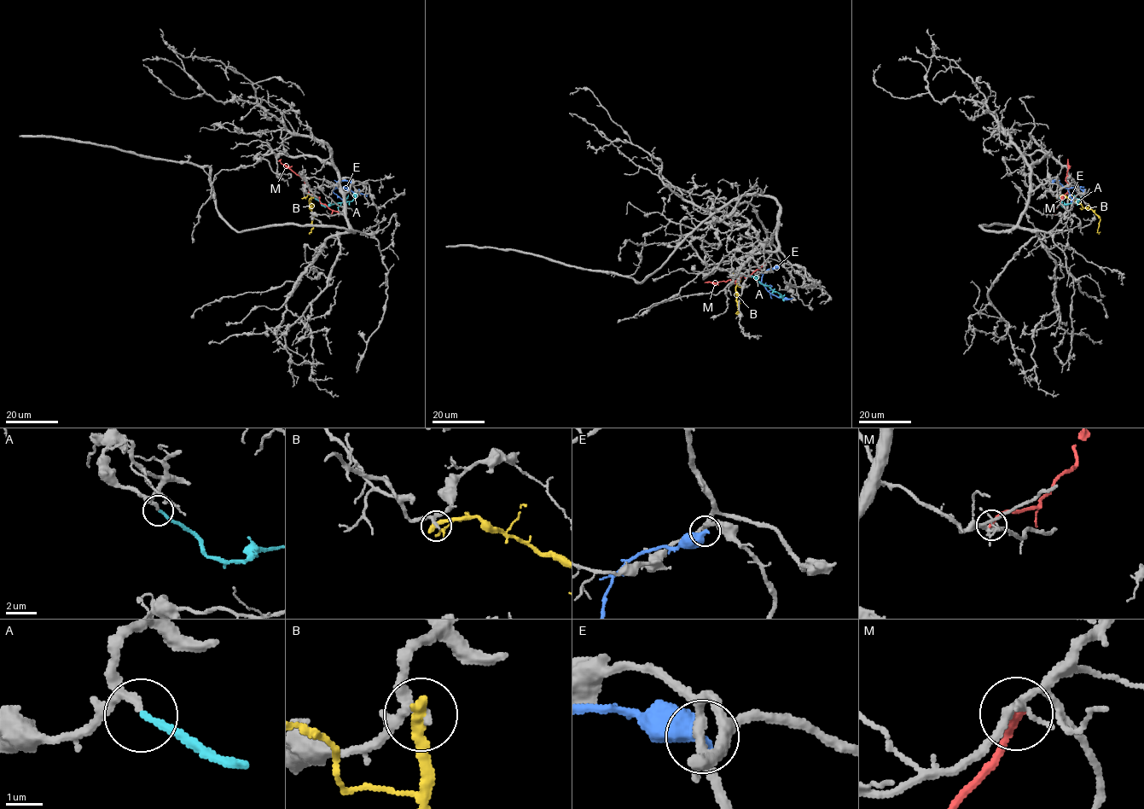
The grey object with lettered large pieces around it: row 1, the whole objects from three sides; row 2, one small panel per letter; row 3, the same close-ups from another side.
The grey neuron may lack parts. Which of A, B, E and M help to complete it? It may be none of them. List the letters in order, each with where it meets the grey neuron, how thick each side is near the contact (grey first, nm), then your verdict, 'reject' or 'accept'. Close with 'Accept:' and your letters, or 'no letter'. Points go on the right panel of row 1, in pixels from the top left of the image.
A: (1058, 197) | 140/160 nm | accept
B: (1057, 196) | 200/360 nm | reject
E: (1051, 183) | 220/500 nm | reject
M: (1047, 213) | 200/240 nm | reject
Accept: A

